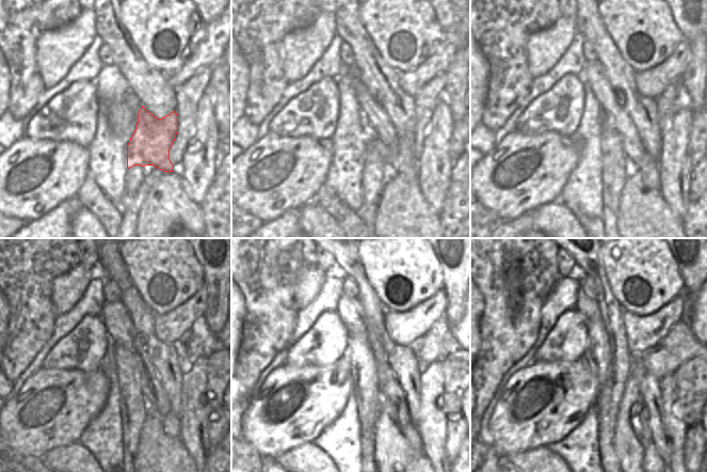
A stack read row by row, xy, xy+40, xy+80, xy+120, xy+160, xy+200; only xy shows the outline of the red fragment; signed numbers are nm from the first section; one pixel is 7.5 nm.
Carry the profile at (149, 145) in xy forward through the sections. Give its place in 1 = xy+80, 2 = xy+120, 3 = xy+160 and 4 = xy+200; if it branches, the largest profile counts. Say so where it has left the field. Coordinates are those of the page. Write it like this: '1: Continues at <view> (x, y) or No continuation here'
1: Continues at xy+80 (648, 168)
2: Continues at xy+120 (171, 422)
3: Continues at xy+160 (410, 430)
4: Continues at xy+200 (649, 455)

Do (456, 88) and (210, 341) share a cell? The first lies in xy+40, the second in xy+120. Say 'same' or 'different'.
different

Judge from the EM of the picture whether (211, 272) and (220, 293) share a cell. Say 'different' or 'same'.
same

